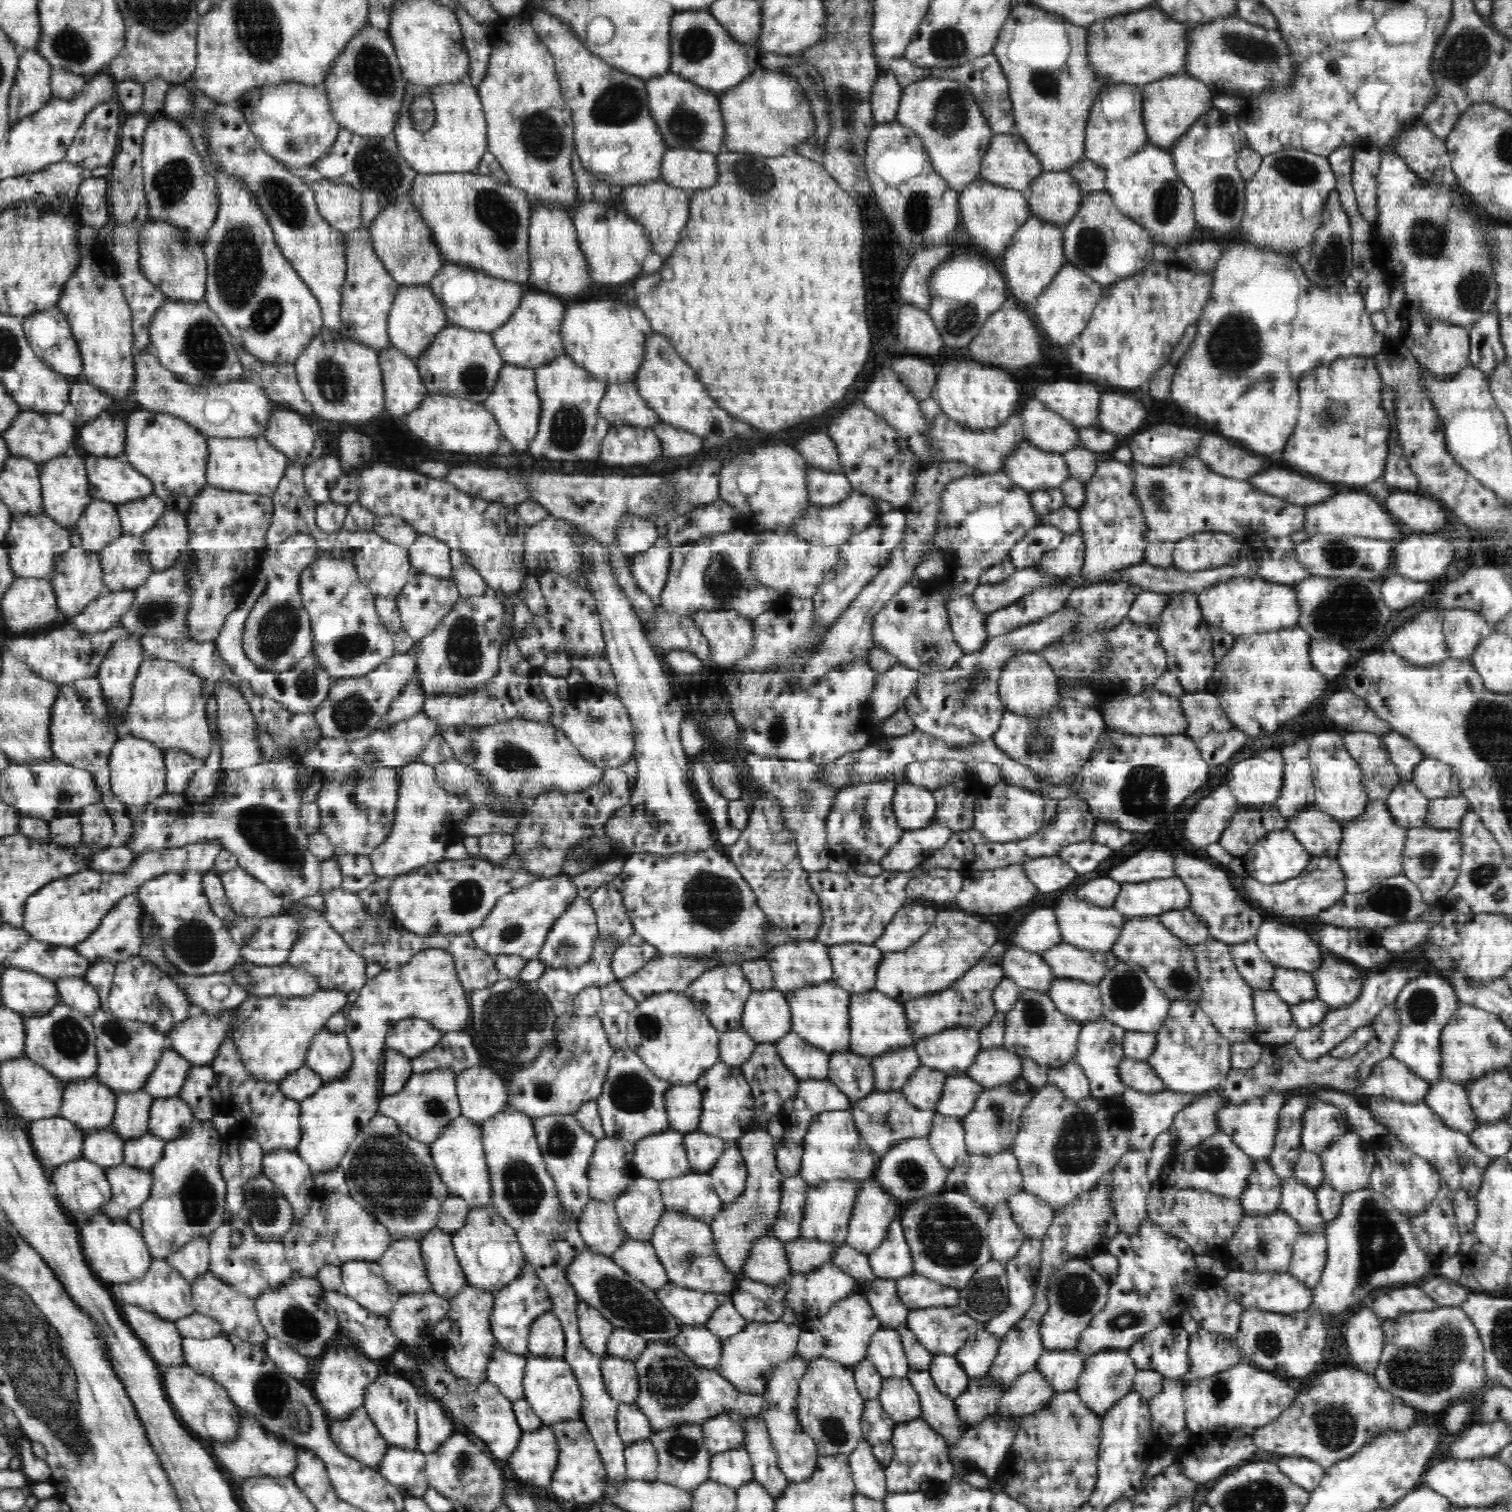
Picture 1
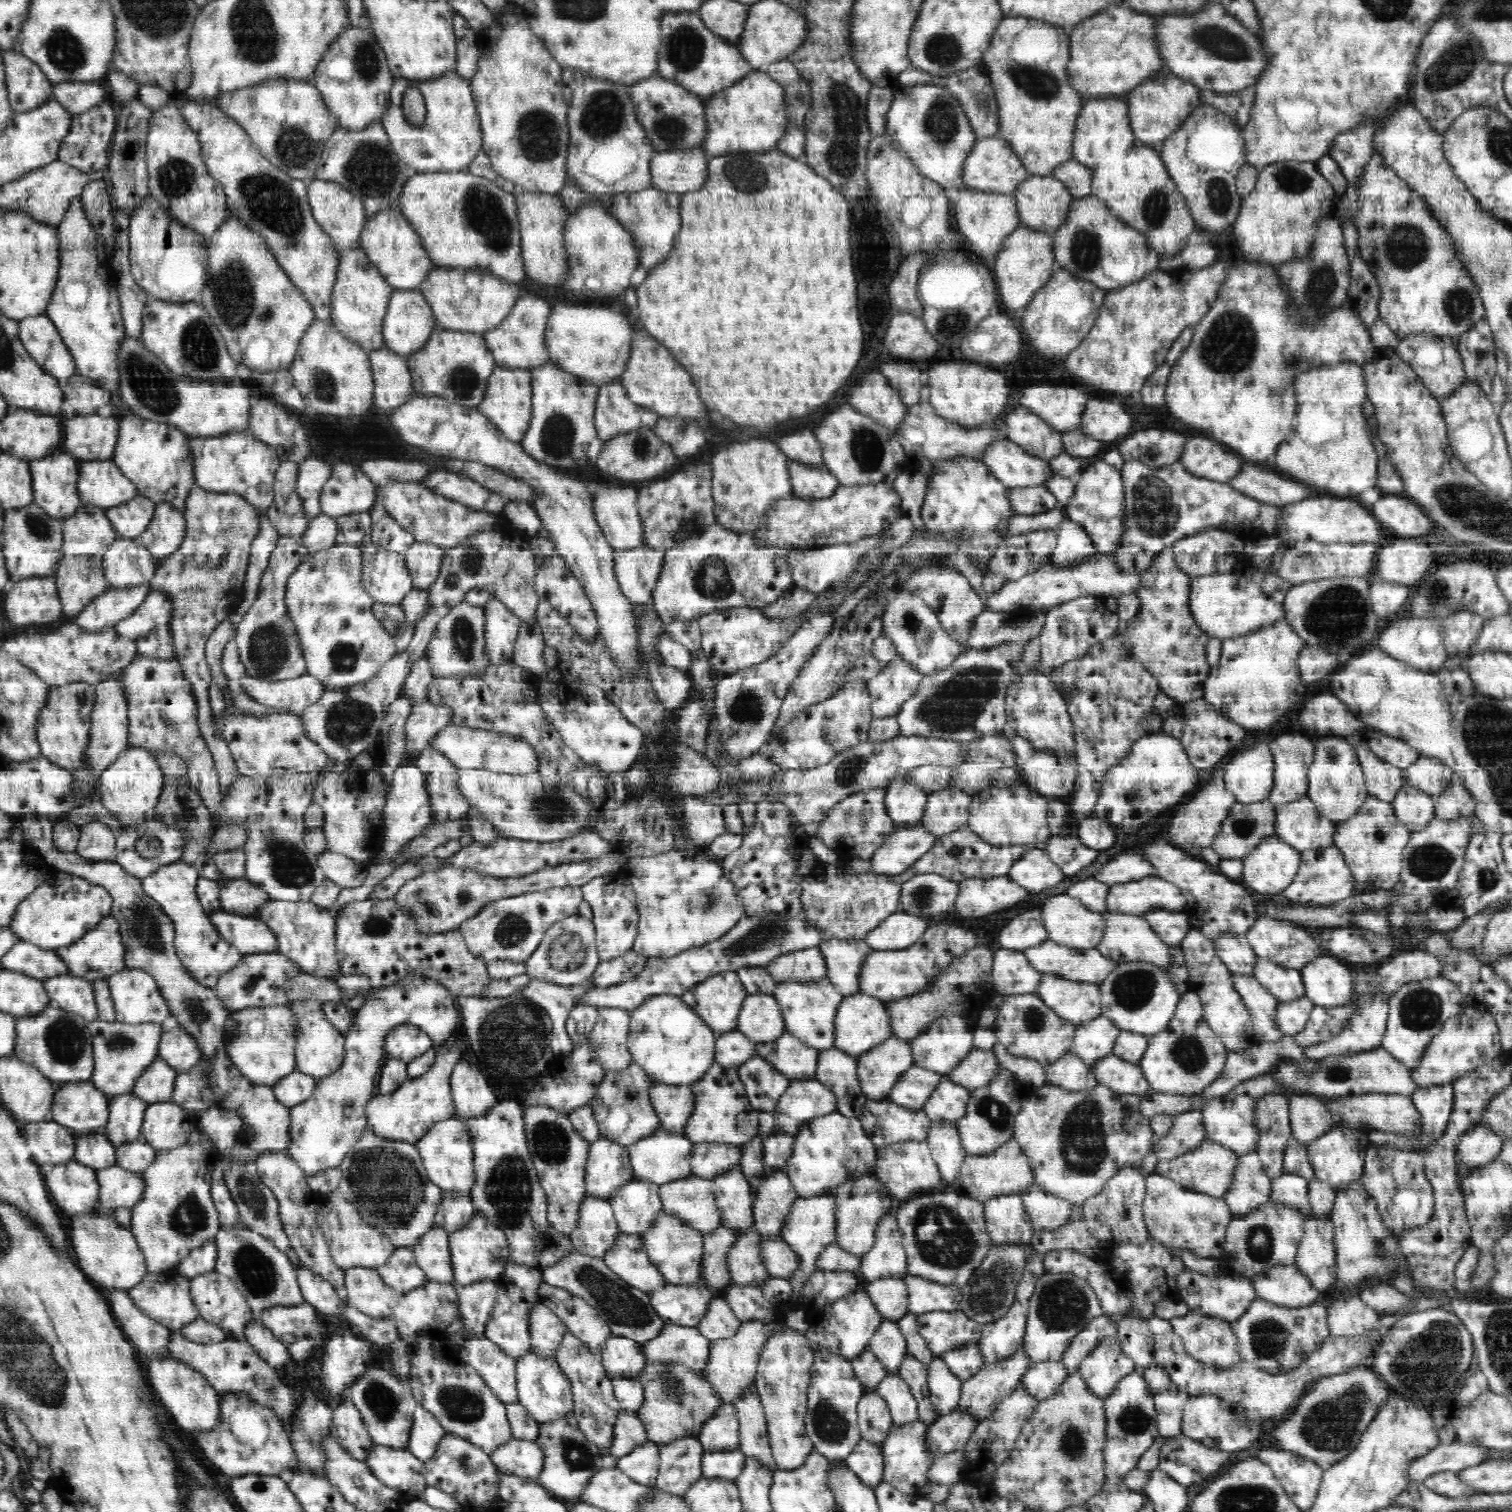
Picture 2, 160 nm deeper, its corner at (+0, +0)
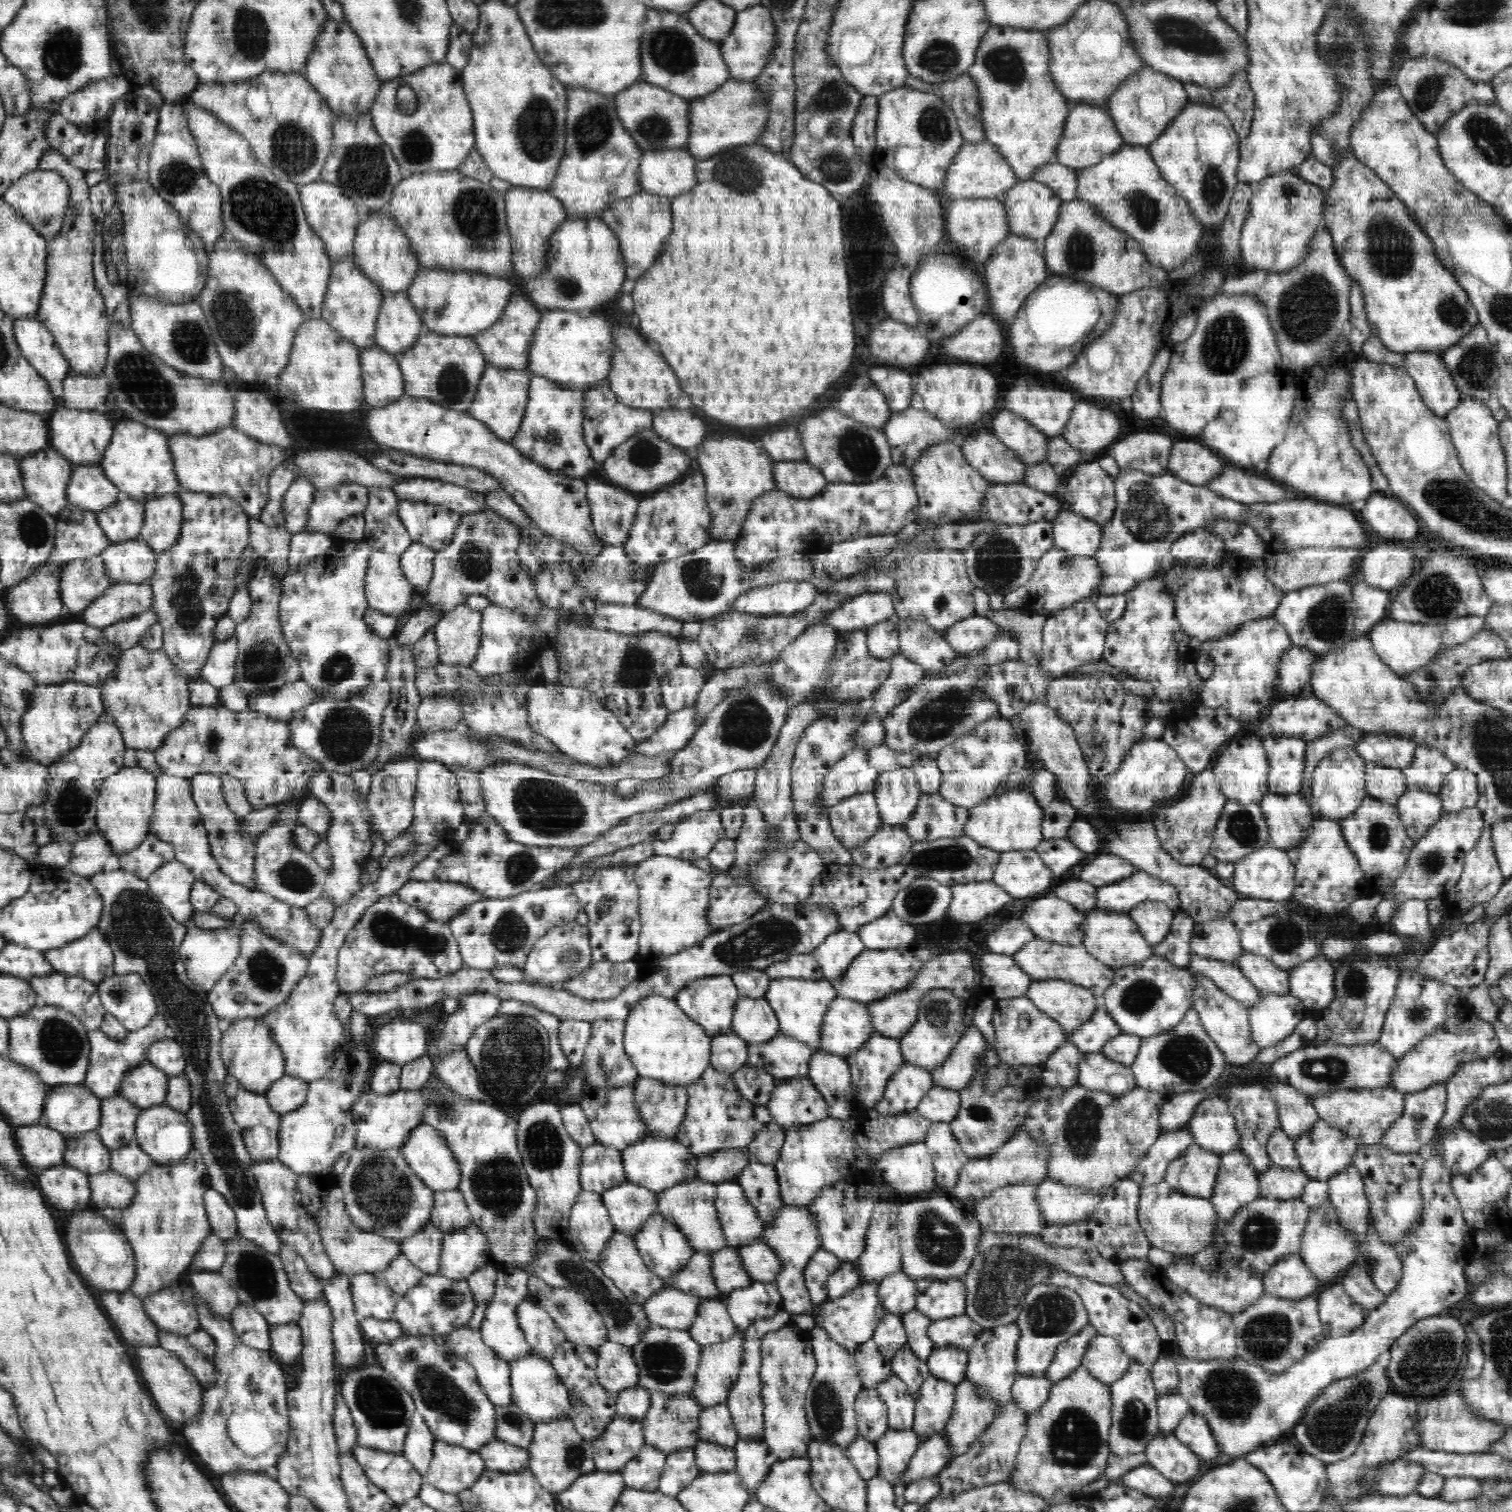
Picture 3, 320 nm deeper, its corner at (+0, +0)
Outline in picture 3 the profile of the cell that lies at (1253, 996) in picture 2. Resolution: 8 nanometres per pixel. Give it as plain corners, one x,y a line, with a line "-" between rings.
1193,954
1184,968
1195,976
1209,978
1227,996
1238,1000
1248,1009
1260,1000
1258,988
1232,963

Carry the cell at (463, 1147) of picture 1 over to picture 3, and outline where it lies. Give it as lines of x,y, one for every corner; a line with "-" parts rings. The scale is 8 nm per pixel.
420,1123
401,1148
406,1164
426,1186
434,1191
457,1190
459,1164
436,1128

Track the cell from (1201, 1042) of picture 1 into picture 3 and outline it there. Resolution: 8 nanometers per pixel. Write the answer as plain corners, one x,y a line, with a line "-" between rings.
1193,1007
1172,1031
1142,1039
1136,1060
1130,1068
1138,1087
1177,1095
1212,1086
1226,1072
1226,1066
1226,1055
1208,1037

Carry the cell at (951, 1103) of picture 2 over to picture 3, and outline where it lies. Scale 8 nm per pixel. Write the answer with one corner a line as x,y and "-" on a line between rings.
933,1086
922,1097
916,1110
933,1123
949,1123
956,1118
960,1105
959,1091

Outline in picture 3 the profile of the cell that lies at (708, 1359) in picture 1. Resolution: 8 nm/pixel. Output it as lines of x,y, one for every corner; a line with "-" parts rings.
651,1324
640,1340
631,1346
631,1353
639,1370
638,1385
651,1392
666,1394
691,1392
695,1385
702,1351
703,1346
696,1342
687,1330

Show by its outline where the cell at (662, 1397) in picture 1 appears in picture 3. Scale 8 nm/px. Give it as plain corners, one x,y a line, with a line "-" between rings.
650,1390
650,1408
640,1421
643,1424
645,1444
659,1448
667,1455
682,1448
696,1446
699,1441
699,1418
702,1410
704,1407
697,1403
691,1392
666,1394

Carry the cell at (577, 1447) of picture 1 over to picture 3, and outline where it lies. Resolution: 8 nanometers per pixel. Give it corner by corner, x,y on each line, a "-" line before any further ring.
570,1418
554,1419
545,1423
535,1423
532,1444
527,1448
527,1466
539,1484
552,1494
570,1488
574,1480
597,1470
593,1459
592,1441
586,1440
577,1430

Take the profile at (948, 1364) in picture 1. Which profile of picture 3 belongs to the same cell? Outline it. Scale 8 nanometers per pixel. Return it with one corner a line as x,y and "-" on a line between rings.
929,1375
922,1383
915,1404
915,1417
911,1429
926,1442
942,1432
952,1416
956,1384

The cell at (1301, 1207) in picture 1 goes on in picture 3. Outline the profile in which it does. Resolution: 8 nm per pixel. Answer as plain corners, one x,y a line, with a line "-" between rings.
1270,1167
1258,1175
1260,1197
1298,1200
1311,1178
1302,1170

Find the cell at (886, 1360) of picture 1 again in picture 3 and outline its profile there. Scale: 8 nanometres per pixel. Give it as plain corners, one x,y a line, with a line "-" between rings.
887,1312
878,1323
872,1340
878,1345
882,1356
891,1360
908,1342
901,1315

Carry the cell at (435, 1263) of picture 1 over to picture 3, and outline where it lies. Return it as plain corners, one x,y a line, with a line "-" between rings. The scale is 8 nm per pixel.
426,1224
415,1235
399,1242
401,1254
426,1275
438,1274
445,1233
438,1227

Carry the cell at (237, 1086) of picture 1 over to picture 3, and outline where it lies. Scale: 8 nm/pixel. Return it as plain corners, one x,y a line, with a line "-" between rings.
228,1075
223,1084
224,1094
228,1099
228,1106
232,1116
242,1132
243,1142
247,1151
255,1161
277,1158
280,1149
280,1123
282,1114
274,1112
266,1095
248,1092
242,1088
240,1081
234,1076

